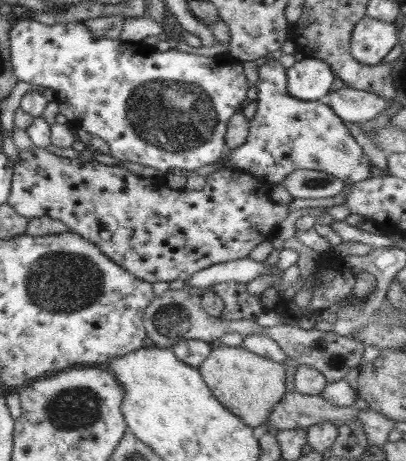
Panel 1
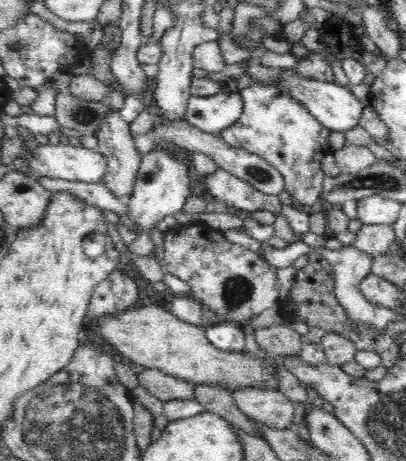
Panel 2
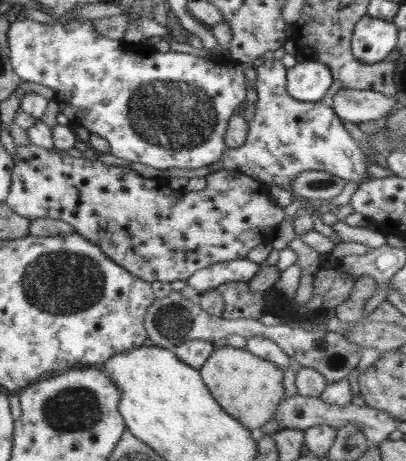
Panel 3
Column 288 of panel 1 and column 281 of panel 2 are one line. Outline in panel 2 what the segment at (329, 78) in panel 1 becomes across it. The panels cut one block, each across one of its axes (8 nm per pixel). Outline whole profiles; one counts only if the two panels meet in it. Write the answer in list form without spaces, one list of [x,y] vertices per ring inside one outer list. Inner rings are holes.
[[[250,60],[246,64],[248,64],[246,74],[254,80],[254,84],[278,86],[280,94],[290,96],[290,98],[298,100],[300,104],[304,104],[308,108],[308,112],[320,124],[324,124],[324,128],[328,128],[330,132],[346,132],[346,130],[352,130],[354,126],[360,124],[360,116],[364,112],[364,104],[360,104],[360,100],[354,98],[354,94],[348,88],[344,88],[344,86],[340,86],[336,82],[308,80],[308,78],[296,74],[294,70],[288,70],[288,68],[266,68],[260,60]]]

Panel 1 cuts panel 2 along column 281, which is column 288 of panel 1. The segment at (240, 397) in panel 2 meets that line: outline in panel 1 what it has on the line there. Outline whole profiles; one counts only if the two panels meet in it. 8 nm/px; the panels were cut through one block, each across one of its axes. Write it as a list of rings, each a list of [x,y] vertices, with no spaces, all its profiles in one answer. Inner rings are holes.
[[[289,392],[285,394],[269,412],[267,420],[261,424],[265,428],[271,428],[273,432],[281,430],[301,430],[311,428],[315,424],[331,422],[331,424],[343,424],[345,420],[355,416],[357,408],[345,408],[335,406],[329,400],[325,400],[321,394],[301,394],[301,392]]]

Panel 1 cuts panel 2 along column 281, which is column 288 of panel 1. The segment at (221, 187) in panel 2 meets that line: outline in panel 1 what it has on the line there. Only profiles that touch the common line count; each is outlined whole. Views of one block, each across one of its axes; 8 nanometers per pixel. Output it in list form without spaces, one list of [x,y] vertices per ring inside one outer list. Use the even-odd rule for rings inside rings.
[[[31,148],[19,152],[7,204],[27,220],[45,216],[63,222],[69,232],[95,244],[119,268],[125,268],[139,280],[155,284],[189,280],[195,272],[213,264],[247,258],[259,242],[273,238],[279,222],[287,218],[293,200],[289,204],[277,204],[267,194],[269,184],[265,180],[243,170],[227,170],[225,166],[205,176],[205,184],[199,190],[169,190],[167,186],[157,186],[153,178],[135,176],[121,166],[103,166],[95,160],[81,162],[77,158],[57,158],[43,148]]]

